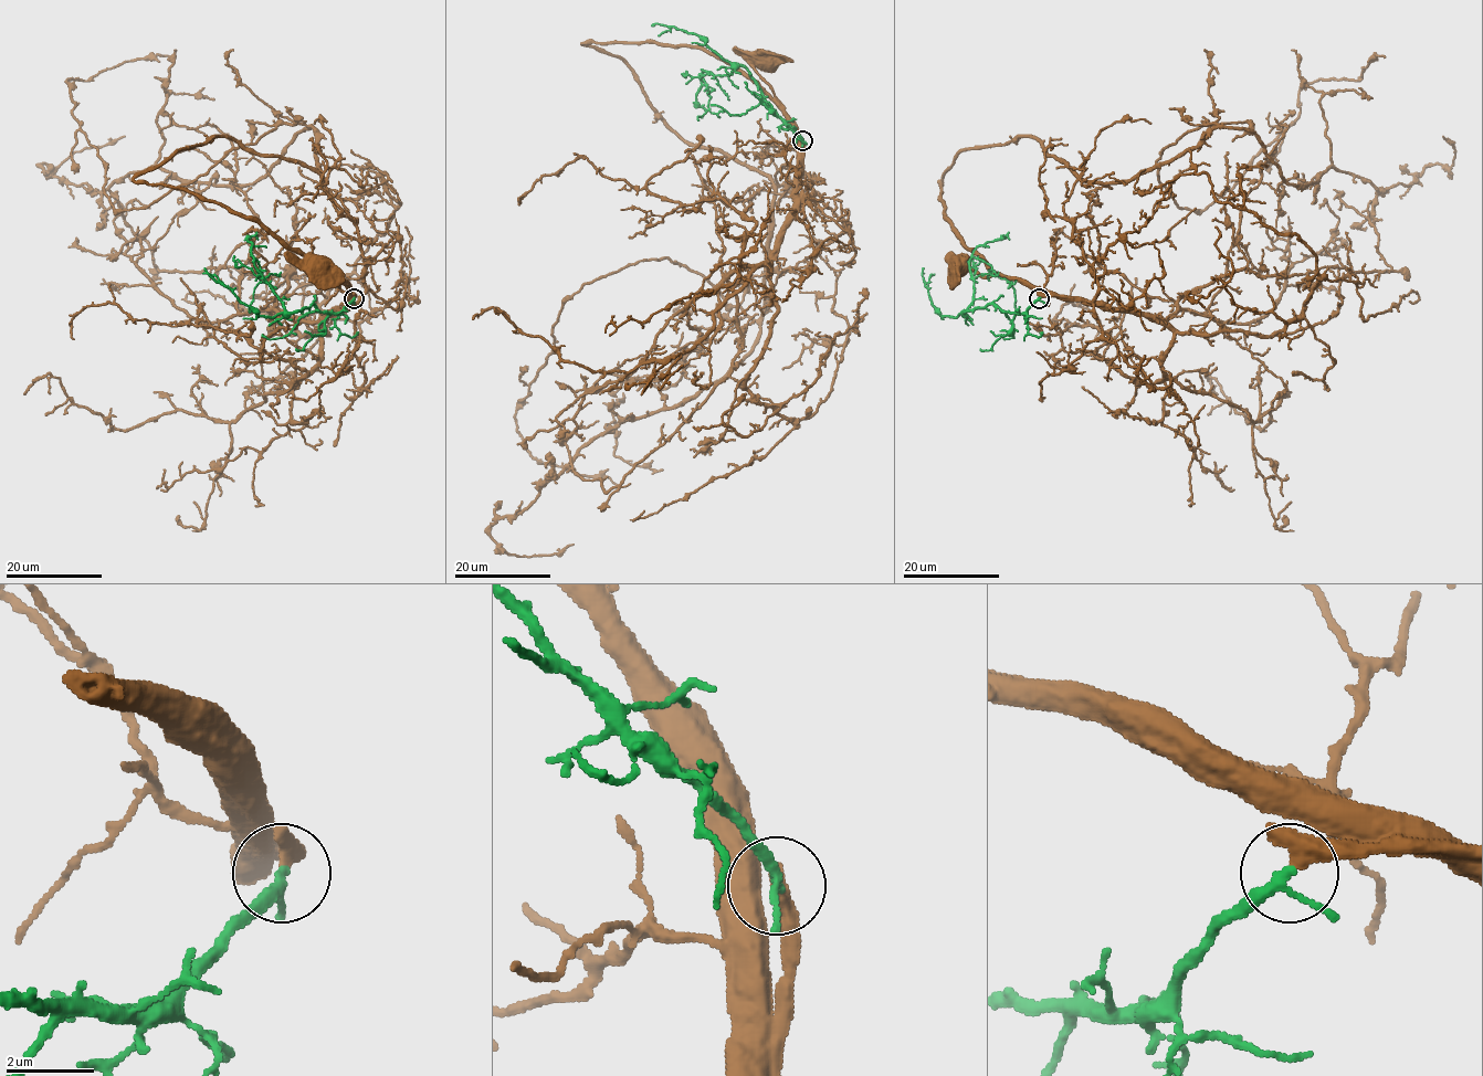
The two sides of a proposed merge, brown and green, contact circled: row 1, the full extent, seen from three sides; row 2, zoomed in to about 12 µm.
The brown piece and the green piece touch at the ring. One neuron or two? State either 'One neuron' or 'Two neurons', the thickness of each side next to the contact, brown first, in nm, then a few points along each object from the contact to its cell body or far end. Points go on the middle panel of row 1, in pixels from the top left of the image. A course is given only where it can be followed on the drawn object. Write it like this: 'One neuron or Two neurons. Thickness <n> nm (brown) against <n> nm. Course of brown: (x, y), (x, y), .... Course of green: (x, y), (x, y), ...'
One neuron. Thickness 460 nm (brown) against 190 nm. Course of brown: (802, 141), (785, 107), (753, 66), (766, 60). Course of green: (802, 141), (771, 107), (744, 66), (736, 66), (731, 75), (702, 71), (711, 97), (698, 120)

